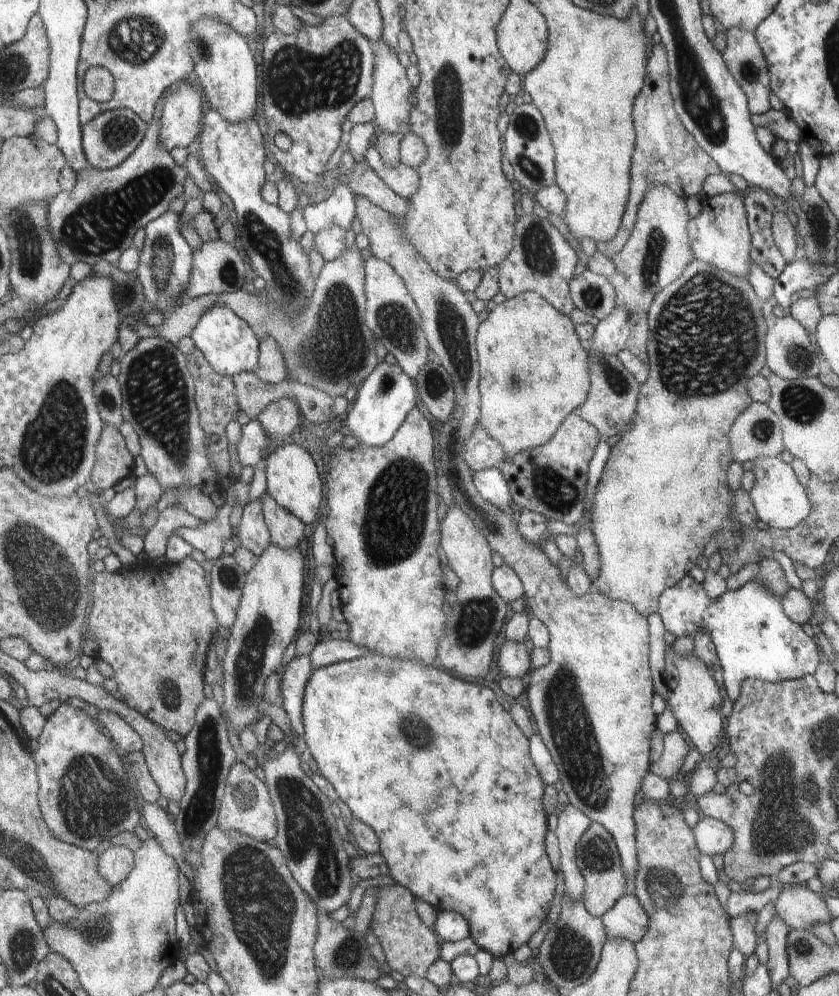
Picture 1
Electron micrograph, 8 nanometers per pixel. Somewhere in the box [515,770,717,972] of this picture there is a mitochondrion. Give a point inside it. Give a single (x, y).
(661, 887)

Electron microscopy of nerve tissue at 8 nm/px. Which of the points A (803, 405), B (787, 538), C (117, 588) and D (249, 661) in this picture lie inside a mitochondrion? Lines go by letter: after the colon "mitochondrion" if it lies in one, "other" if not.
A: mitochondrion
B: other
C: other
D: mitochondrion

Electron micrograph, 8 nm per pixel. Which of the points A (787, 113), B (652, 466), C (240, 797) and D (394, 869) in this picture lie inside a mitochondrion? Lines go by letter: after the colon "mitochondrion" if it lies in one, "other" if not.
A: other
B: other
C: mitochondrion
D: other

